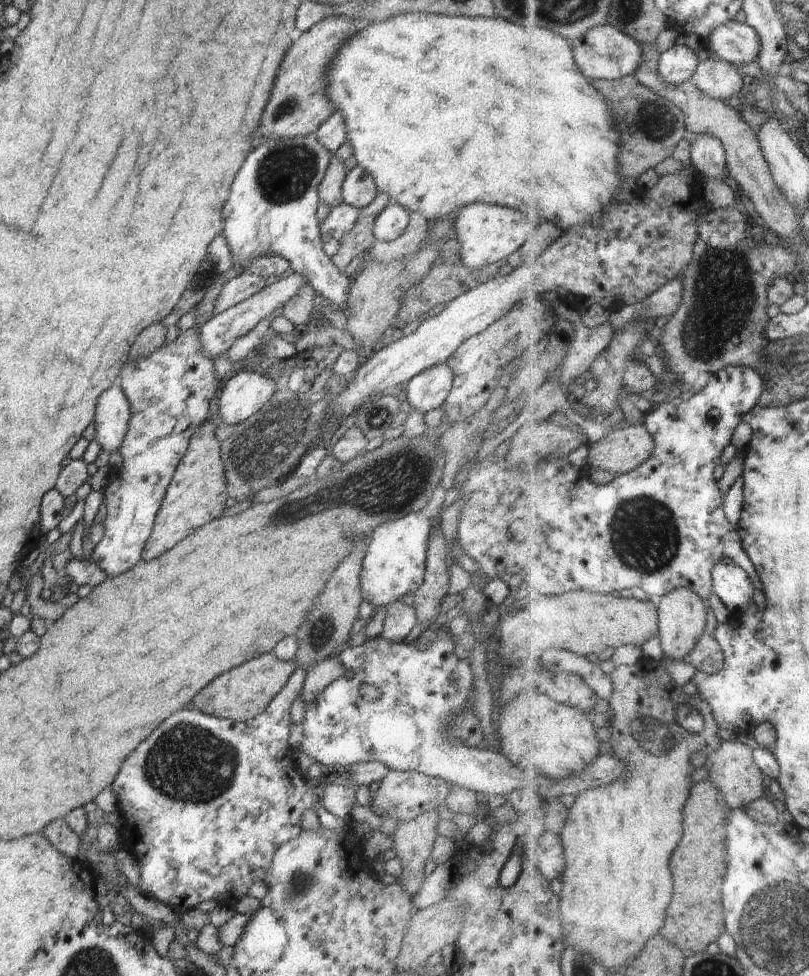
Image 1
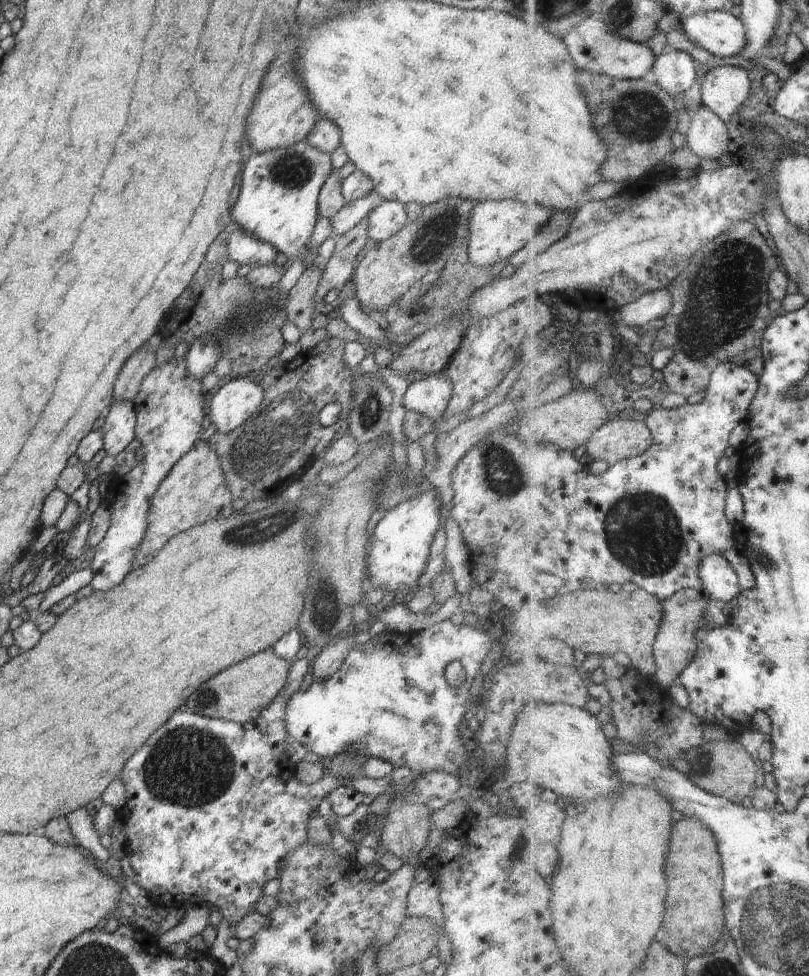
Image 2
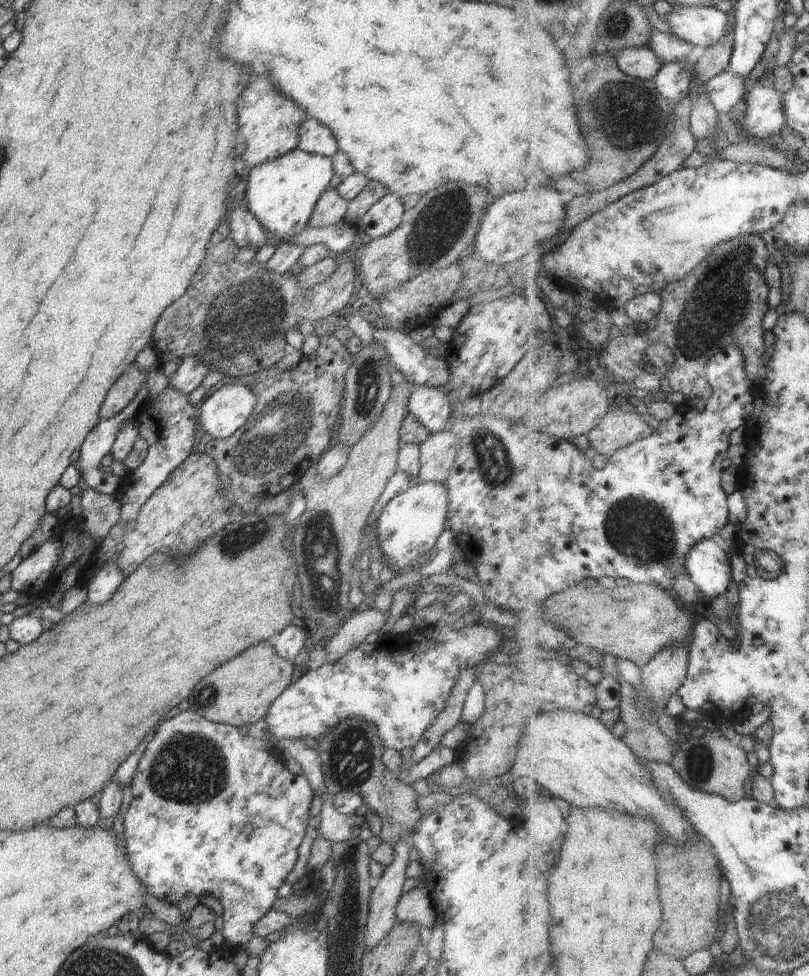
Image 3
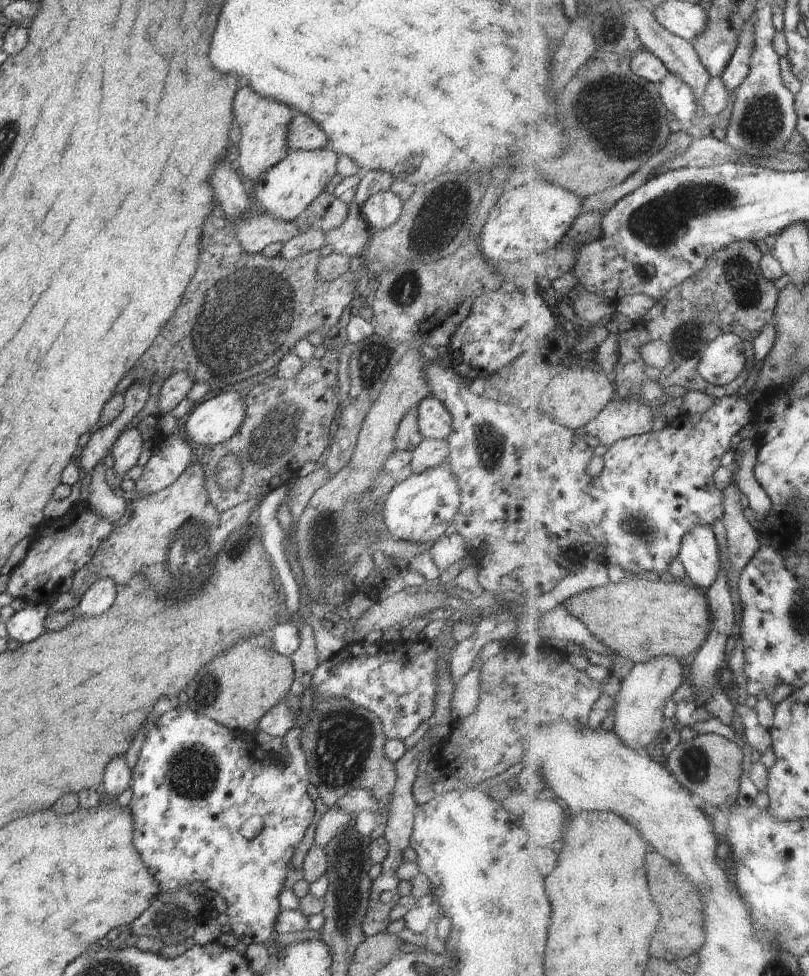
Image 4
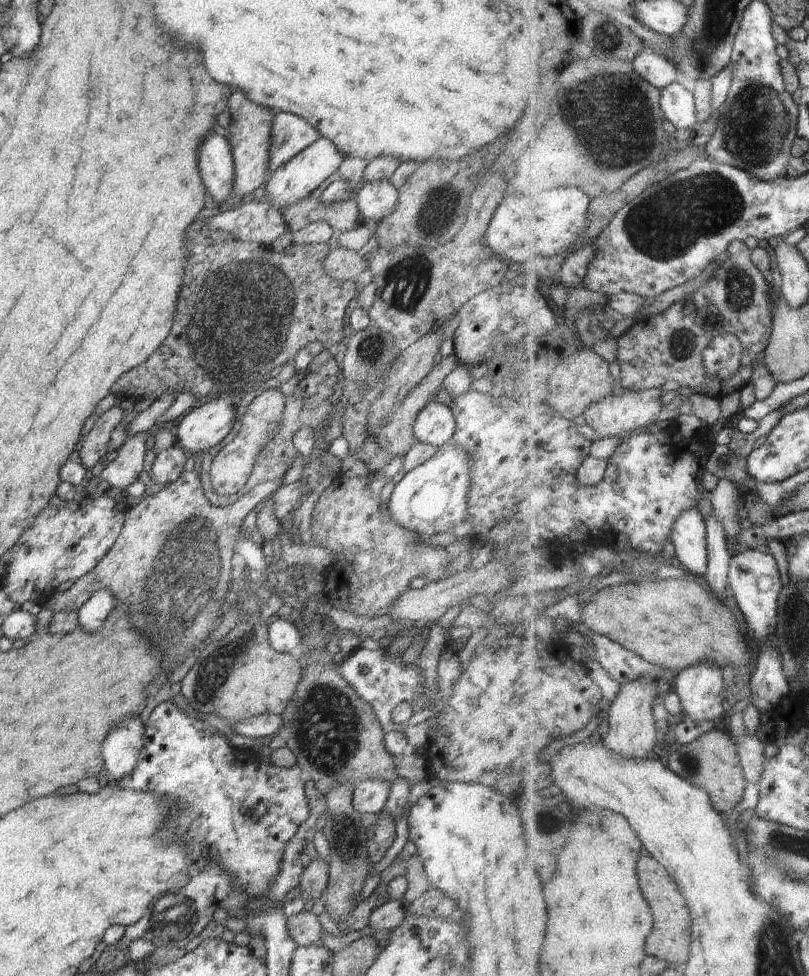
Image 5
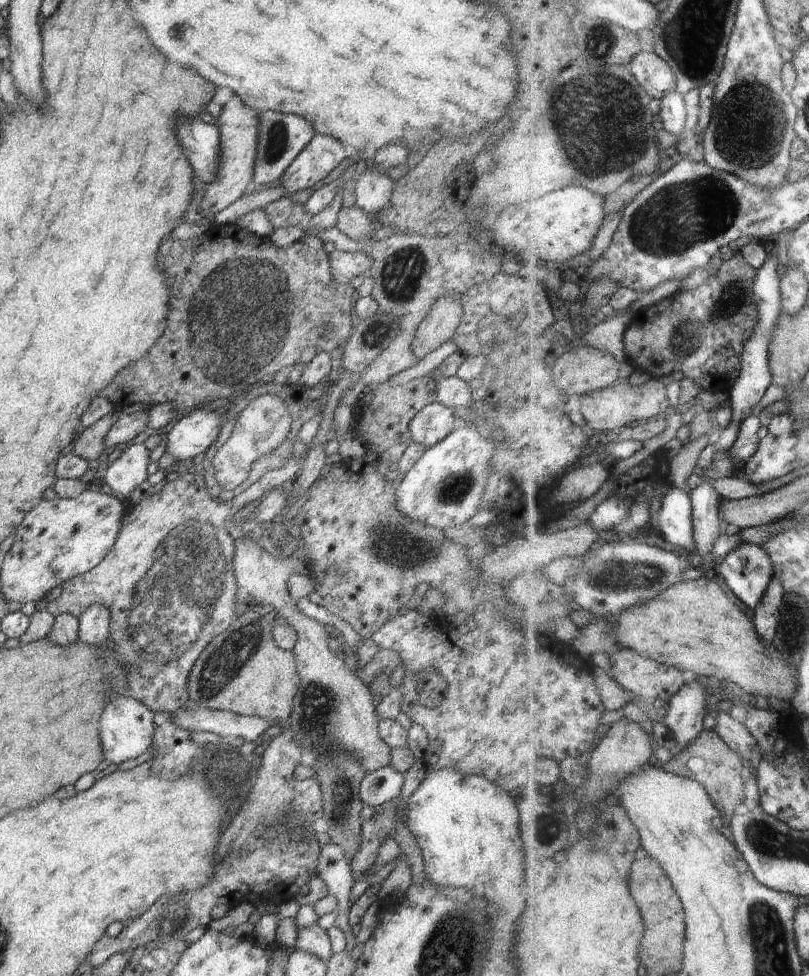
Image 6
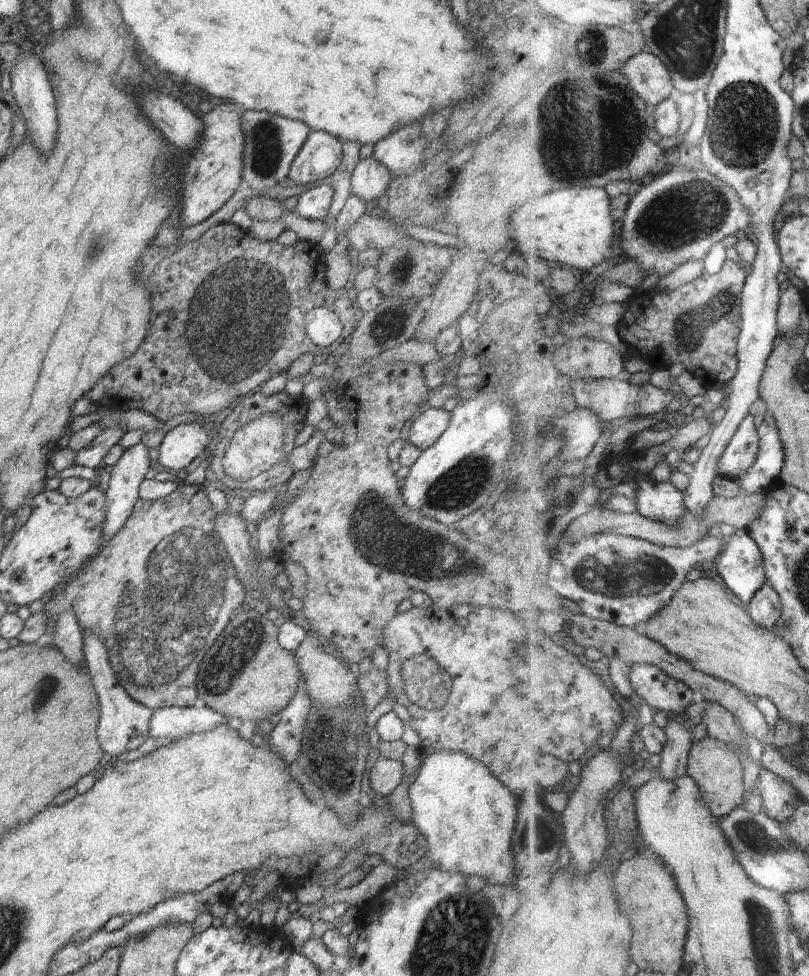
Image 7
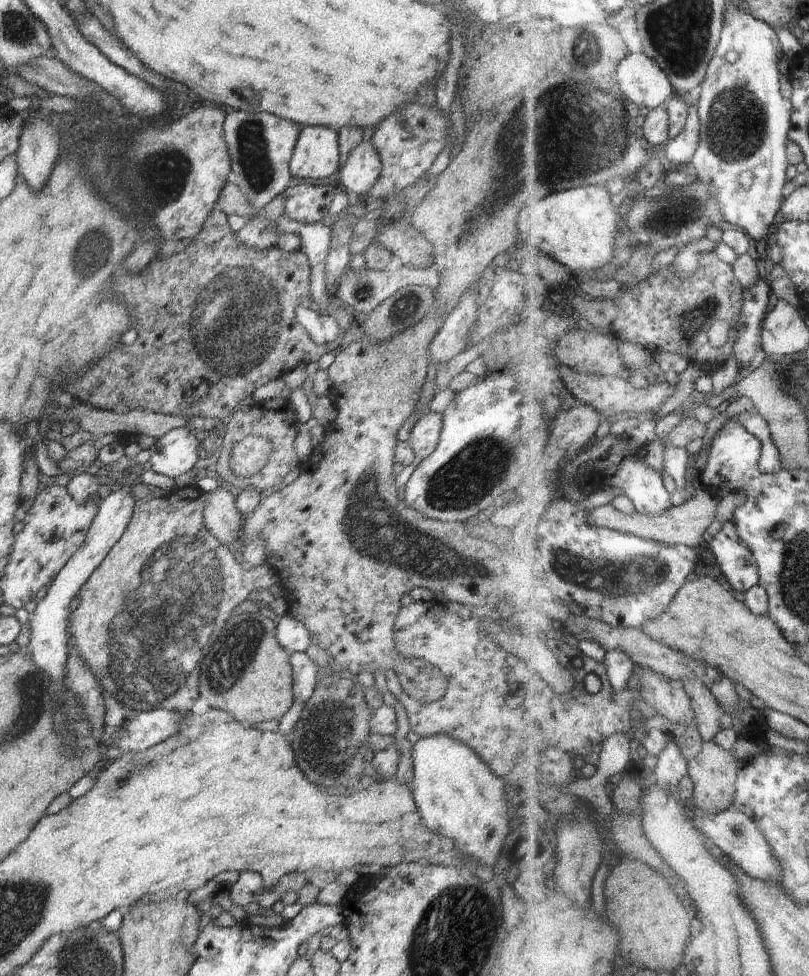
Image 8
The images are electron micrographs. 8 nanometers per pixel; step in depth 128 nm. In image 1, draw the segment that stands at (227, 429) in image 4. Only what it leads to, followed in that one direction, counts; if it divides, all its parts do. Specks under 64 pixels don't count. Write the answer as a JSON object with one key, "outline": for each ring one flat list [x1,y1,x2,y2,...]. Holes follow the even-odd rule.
{"outline":[[257,369,236,374,222,383,216,396,219,400,216,421,226,425,244,422,272,398,274,391,274,381]]}

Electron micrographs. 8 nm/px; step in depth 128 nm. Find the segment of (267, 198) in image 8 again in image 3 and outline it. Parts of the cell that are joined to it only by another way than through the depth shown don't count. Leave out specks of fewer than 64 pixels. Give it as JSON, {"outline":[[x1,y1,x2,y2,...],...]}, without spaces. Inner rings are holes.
{"outline":[[306,116,298,128,298,148,304,152,331,157,339,148,329,128]]}

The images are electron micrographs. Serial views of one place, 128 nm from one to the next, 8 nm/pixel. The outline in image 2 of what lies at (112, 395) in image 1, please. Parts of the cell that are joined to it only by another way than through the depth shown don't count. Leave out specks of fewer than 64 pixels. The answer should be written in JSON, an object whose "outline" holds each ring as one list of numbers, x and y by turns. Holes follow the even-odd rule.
{"outline":[[132,400,114,401,104,418,100,432,107,454,116,456,135,439,136,411]]}

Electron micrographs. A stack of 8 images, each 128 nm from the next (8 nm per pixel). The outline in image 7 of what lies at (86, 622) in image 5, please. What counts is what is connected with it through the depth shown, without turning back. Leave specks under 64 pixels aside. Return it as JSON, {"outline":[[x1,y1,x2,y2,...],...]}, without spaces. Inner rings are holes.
{"outline":[[83,634,83,642,86,665,90,672,90,682,92,682,99,699,101,711,97,728,97,740,104,752,112,755,112,757,118,757,120,752,138,748,142,746,143,742,146,742,146,736,148,736,146,732,148,732,152,711,136,702,136,700,132,700,124,692,124,688,118,684,118,680,116,680,116,676,114,676,114,672,108,664,106,646,104,646,102,638,98,634]]}

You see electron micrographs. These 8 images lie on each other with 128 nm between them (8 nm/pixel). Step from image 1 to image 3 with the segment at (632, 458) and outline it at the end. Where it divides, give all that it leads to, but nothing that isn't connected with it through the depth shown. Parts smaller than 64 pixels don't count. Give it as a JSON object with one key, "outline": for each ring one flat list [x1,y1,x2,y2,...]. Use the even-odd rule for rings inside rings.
{"outline":[[615,401,611,412,587,436,599,455,610,457,620,448,650,438,654,432,632,406,624,401]]}

